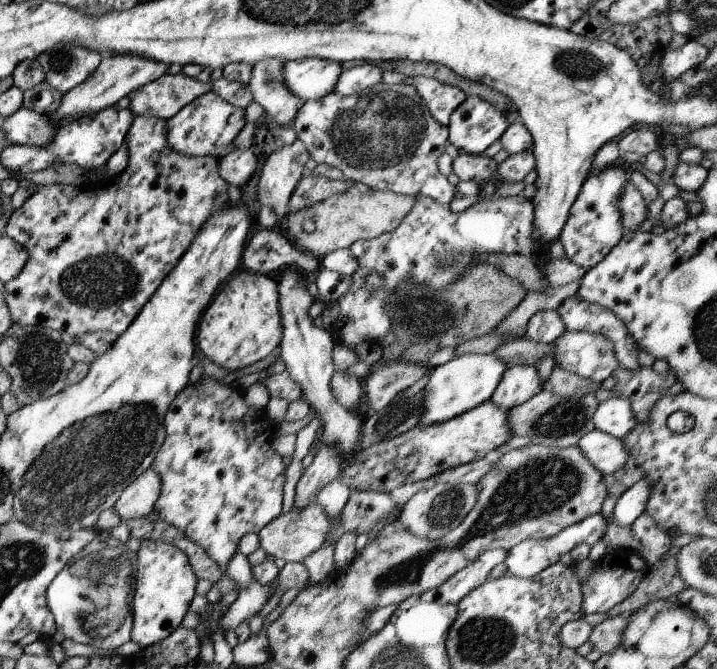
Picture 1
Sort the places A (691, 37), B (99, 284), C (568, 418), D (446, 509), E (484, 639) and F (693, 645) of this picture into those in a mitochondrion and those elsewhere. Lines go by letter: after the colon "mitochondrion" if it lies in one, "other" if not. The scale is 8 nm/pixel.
A: other
B: mitochondrion
C: mitochondrion
D: mitochondrion
E: mitochondrion
F: other

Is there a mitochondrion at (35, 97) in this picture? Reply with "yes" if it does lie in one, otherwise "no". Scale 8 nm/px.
no

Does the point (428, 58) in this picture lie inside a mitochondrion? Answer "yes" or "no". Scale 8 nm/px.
no

